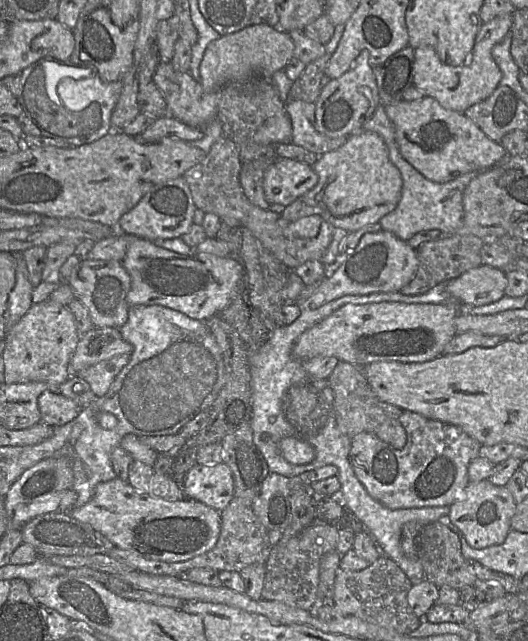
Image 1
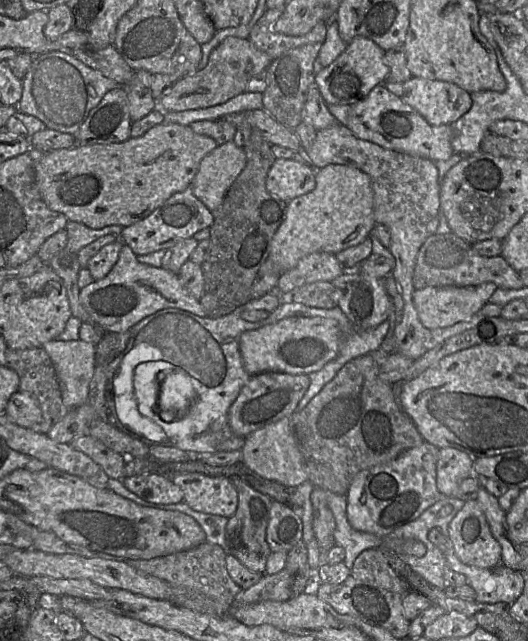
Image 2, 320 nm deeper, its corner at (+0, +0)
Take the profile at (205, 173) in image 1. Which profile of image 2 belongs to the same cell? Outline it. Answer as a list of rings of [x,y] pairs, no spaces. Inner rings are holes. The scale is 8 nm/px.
[[[326,252],[311,253],[298,264],[280,275],[277,288],[282,296],[303,285],[327,281],[331,282],[344,273],[344,267],[335,254]]]

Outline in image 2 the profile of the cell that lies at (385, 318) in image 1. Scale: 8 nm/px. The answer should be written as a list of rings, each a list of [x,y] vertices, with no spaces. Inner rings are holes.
[[[289,317],[255,330],[244,331],[239,348],[244,368],[251,376],[263,372],[291,375],[310,374],[321,370],[339,354],[342,331],[333,318]]]

